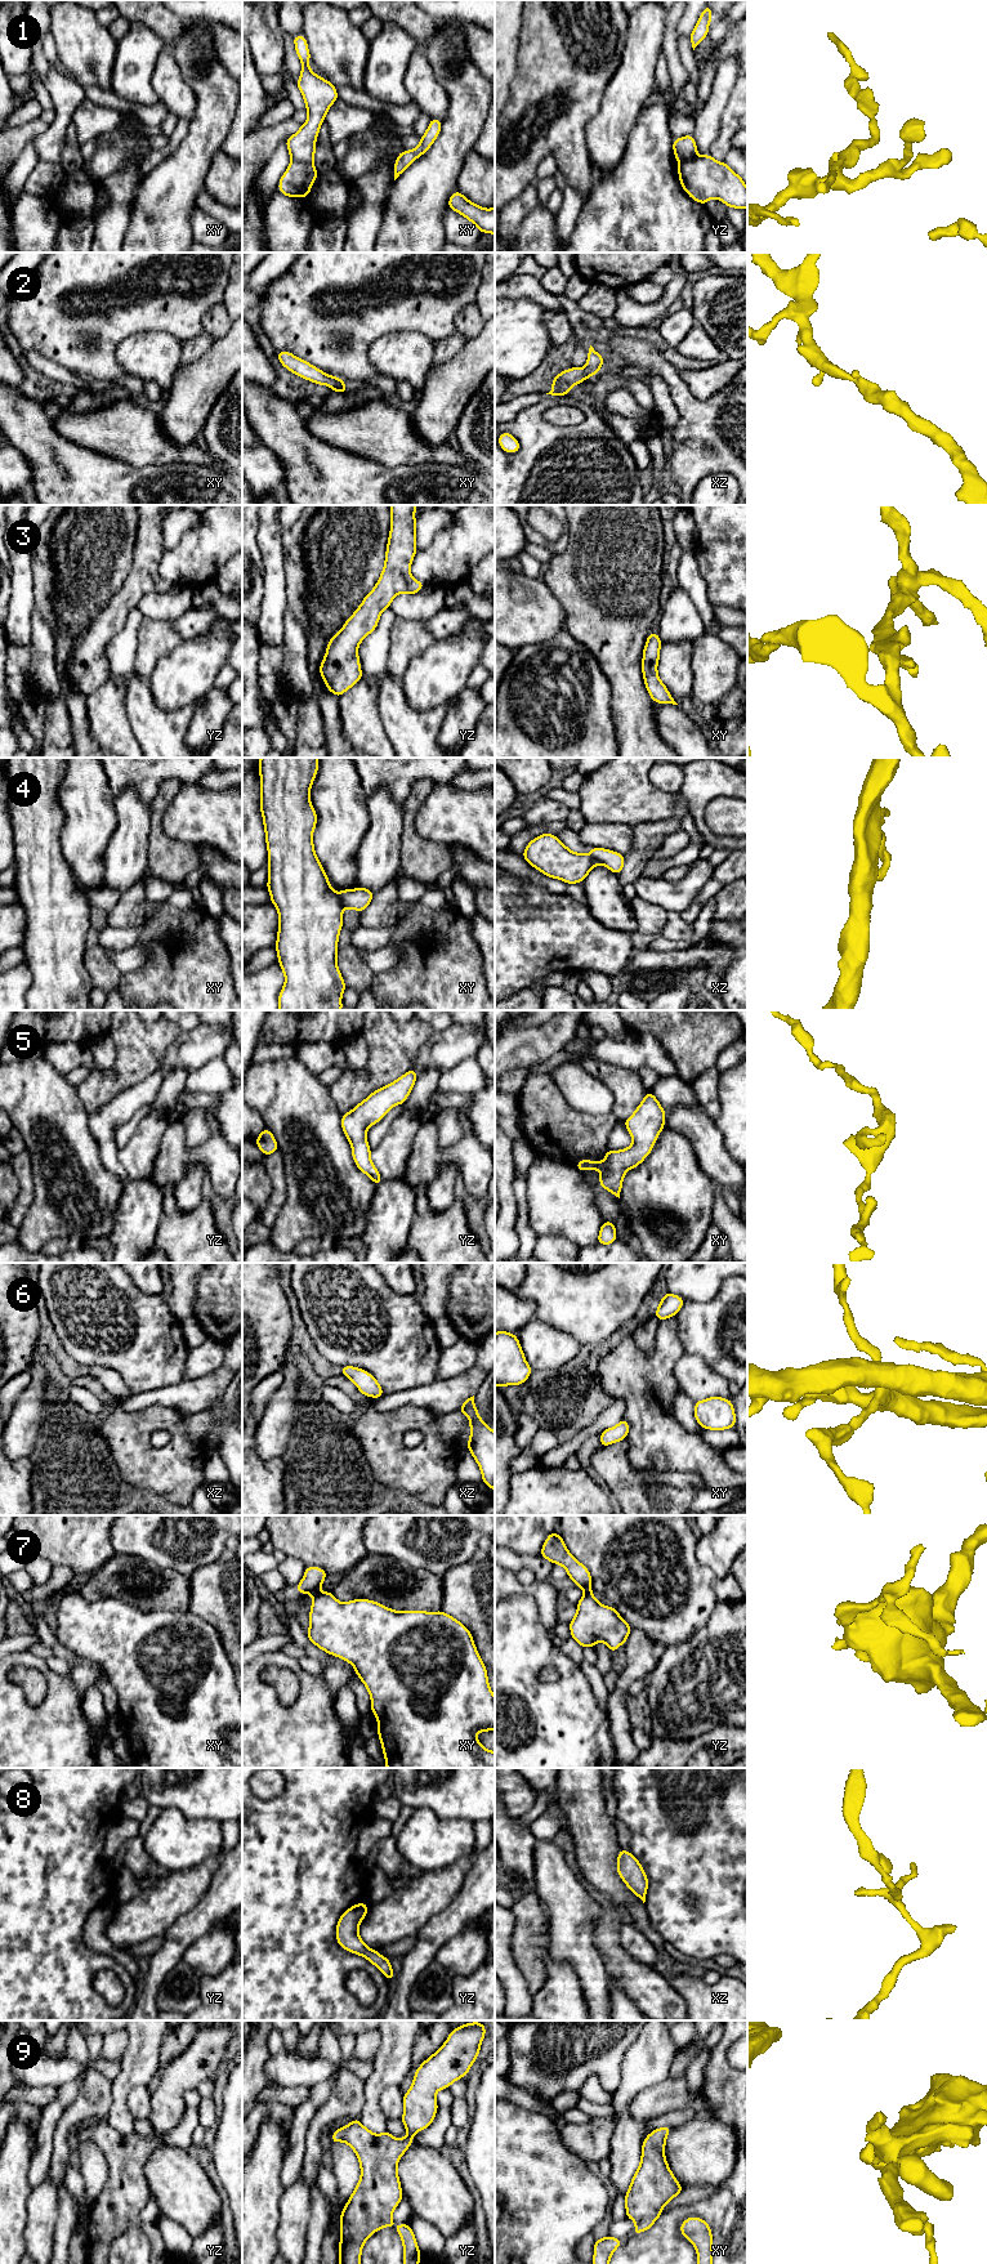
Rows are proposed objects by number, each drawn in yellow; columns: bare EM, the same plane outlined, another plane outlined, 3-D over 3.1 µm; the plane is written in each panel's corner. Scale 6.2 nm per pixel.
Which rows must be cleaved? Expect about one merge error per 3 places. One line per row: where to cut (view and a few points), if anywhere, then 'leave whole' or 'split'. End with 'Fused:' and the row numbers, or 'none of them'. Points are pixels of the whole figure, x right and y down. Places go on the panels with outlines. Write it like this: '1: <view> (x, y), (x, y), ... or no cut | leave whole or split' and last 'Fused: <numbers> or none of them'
1: xy (291, 159), (311, 164) | split
2: no cut | leave whole
3: no cut | leave whole
4: xy (338, 894), (343, 907) | split
5: xy (633, 1141), (646, 1155) | split
6: no cut | leave whole
7: xy (317, 1592), (312, 1594) | split
8: no cut | leave whole
9: no cut | leave whole
Fused: 1, 4, 5, 7

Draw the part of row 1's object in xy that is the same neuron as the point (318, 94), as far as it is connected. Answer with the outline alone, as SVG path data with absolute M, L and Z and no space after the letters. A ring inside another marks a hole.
M304 35L294 36L295 52L302 61L300 79L296 81L305 102L308 120L300 129L286 139L291 160L313 162L316 140L325 116L332 103L339 98L335 86L316 75L309 68L311 53Z

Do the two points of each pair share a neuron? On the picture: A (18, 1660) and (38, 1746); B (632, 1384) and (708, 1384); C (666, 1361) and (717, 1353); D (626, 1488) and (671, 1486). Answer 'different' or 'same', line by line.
A: same
B: different
C: different
D: same

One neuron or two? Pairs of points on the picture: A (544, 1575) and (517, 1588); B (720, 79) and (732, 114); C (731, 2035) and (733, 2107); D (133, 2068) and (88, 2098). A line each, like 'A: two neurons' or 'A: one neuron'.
A: two neurons
B: two neurons
C: one neuron
D: two neurons

